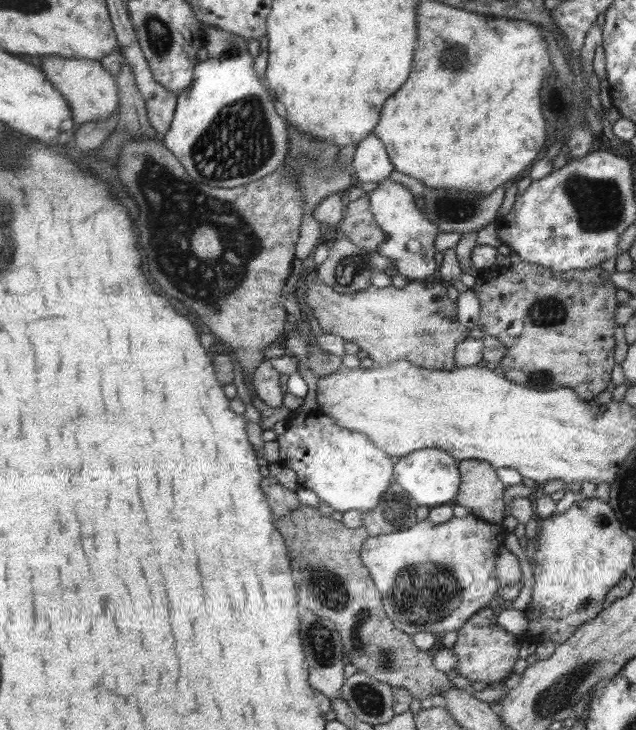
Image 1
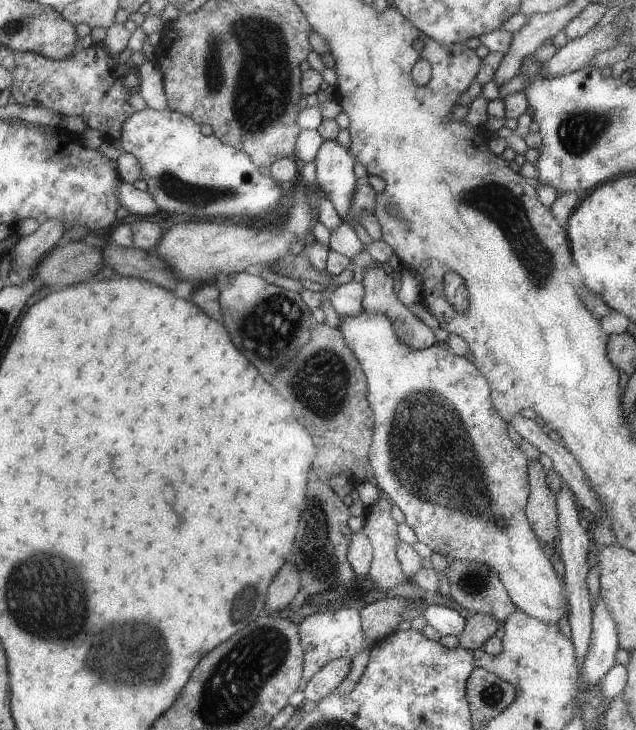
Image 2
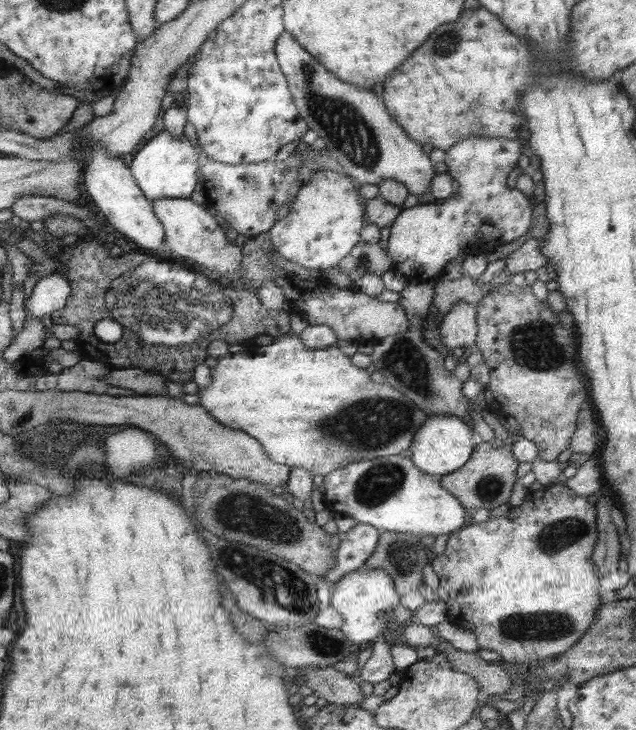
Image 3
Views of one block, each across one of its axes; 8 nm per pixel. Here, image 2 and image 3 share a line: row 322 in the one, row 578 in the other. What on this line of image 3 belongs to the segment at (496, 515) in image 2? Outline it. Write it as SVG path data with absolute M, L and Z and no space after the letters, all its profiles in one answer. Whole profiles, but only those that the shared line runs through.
M364 570L346 574L340 581L331 585L332 599L330 607L342 616L342 626L340 629L348 640L354 644L368 644L370 640L377 640L379 636L384 636L388 621L386 615L378 616L378 612L388 612L392 610L400 597L394 590L394 580L386 571Z

